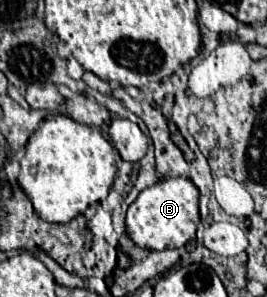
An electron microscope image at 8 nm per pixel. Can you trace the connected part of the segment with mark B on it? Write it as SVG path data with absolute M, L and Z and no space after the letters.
M162 178L154 186L144 188L138 198L130 204L126 212L126 234L130 240L144 250L166 250L166 248L180 248L186 246L190 240L196 238L196 224L198 224L198 190L188 178Z

